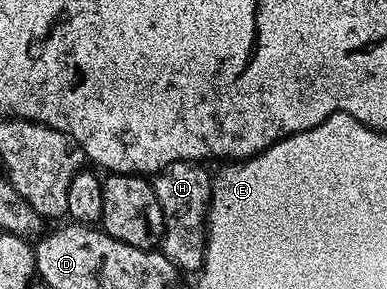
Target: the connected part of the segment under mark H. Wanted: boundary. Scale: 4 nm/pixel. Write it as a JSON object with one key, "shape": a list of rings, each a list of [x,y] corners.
{"shape":[[[176,161],[152,179],[156,201],[160,201],[160,209],[164,213],[164,233],[160,250],[179,272],[201,271],[206,256],[206,220],[210,214],[212,175],[204,168],[202,163]]]}

